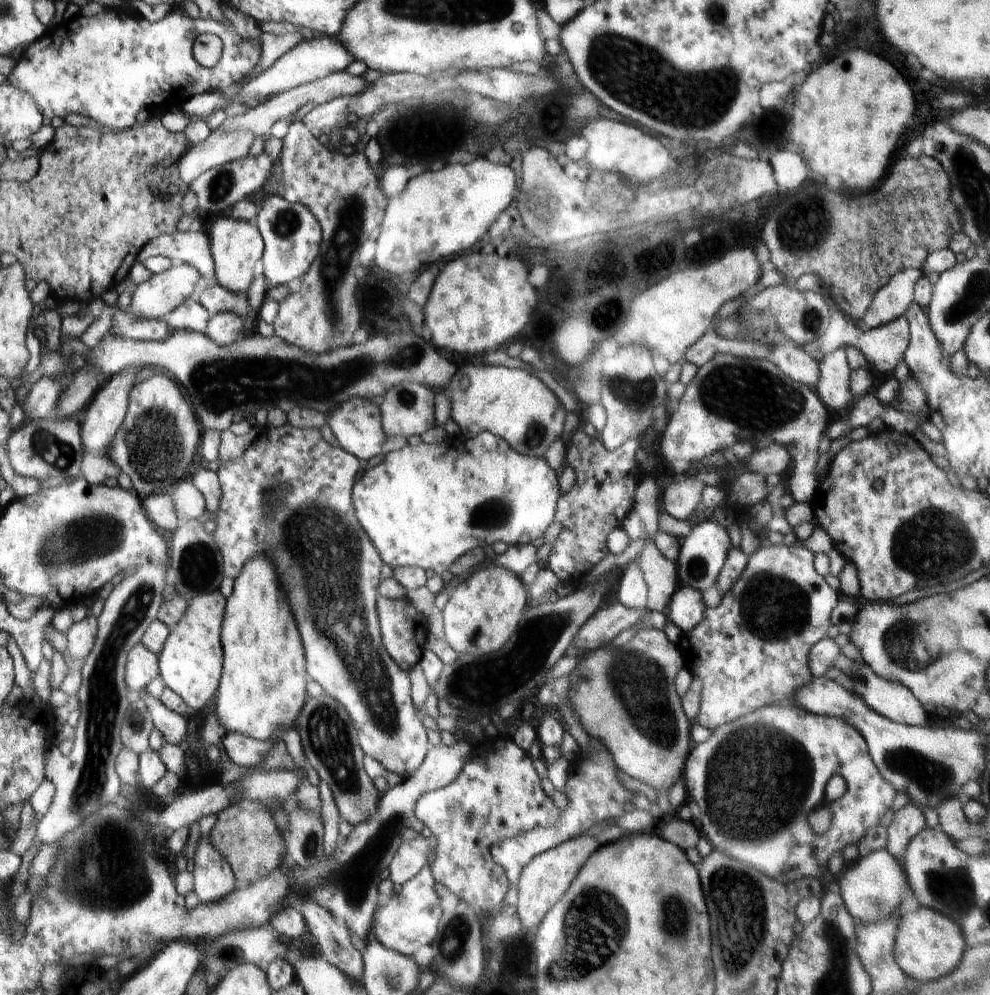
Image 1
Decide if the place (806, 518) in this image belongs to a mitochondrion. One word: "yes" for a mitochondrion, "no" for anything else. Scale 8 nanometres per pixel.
no

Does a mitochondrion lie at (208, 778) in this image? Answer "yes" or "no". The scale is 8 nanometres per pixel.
no

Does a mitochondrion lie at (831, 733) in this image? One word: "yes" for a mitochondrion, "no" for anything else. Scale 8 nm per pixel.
no

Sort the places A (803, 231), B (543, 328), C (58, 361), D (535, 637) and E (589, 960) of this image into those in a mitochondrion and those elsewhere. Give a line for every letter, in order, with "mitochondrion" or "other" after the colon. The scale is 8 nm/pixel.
A: mitochondrion
B: other
C: other
D: mitochondrion
E: mitochondrion

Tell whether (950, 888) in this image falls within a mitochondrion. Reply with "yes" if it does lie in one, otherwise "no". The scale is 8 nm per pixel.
yes

